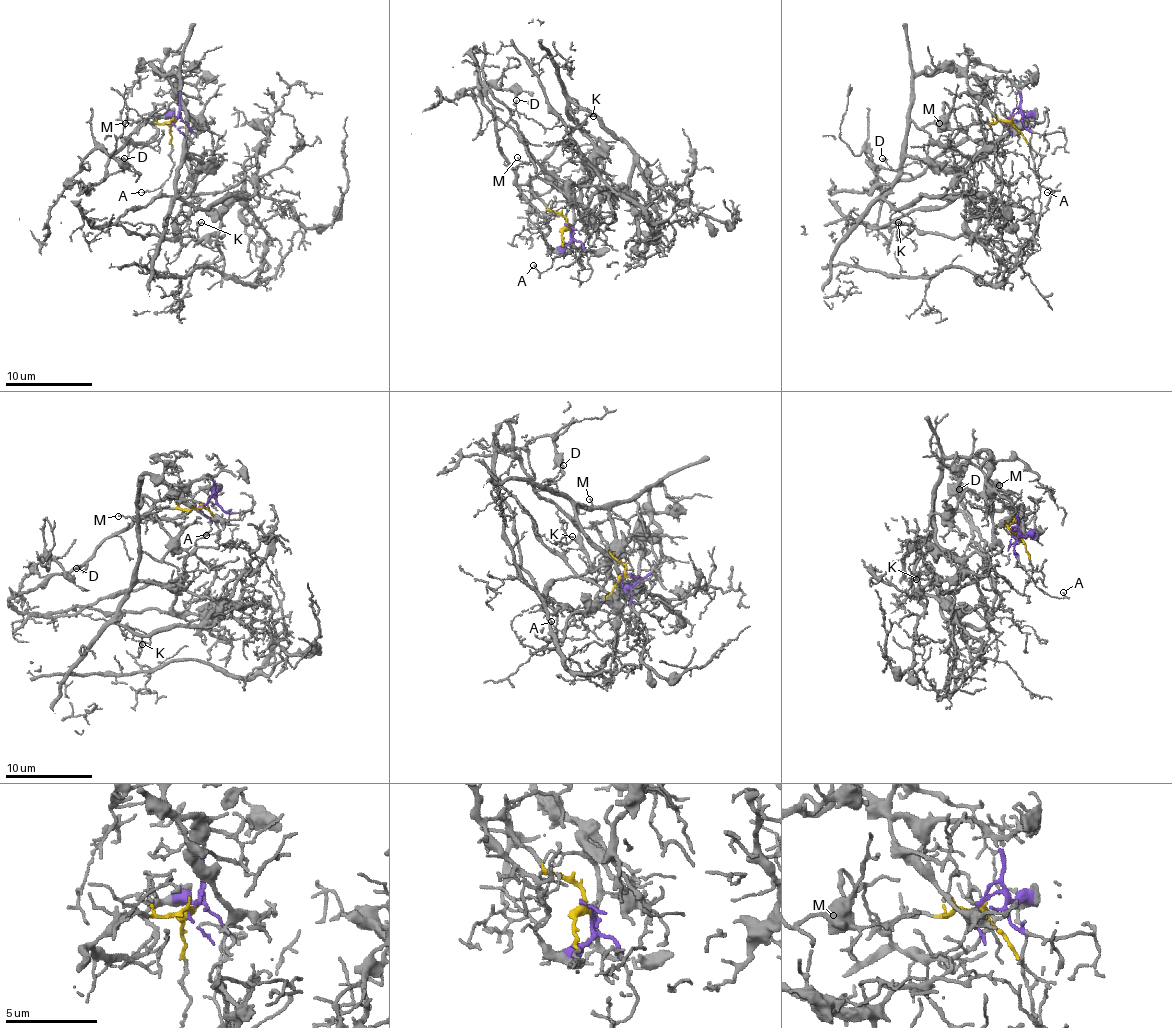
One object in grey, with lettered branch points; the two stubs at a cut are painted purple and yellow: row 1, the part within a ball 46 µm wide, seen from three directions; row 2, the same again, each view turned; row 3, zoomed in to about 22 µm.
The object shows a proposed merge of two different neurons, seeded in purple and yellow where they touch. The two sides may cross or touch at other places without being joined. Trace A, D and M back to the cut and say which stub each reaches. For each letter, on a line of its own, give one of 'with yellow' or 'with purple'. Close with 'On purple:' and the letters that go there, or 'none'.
A: with yellow
D: with yellow
M: with purple
On purple: M

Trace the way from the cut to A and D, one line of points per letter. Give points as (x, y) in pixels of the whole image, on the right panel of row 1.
A: (1010, 118), (1030, 147), (1036, 175), (1043, 186), (1054, 190), (1047, 193)
D: (1010, 118), (997, 123), (973, 123), (964, 138), (951, 144), (914, 177), (894, 171), (881, 158)

